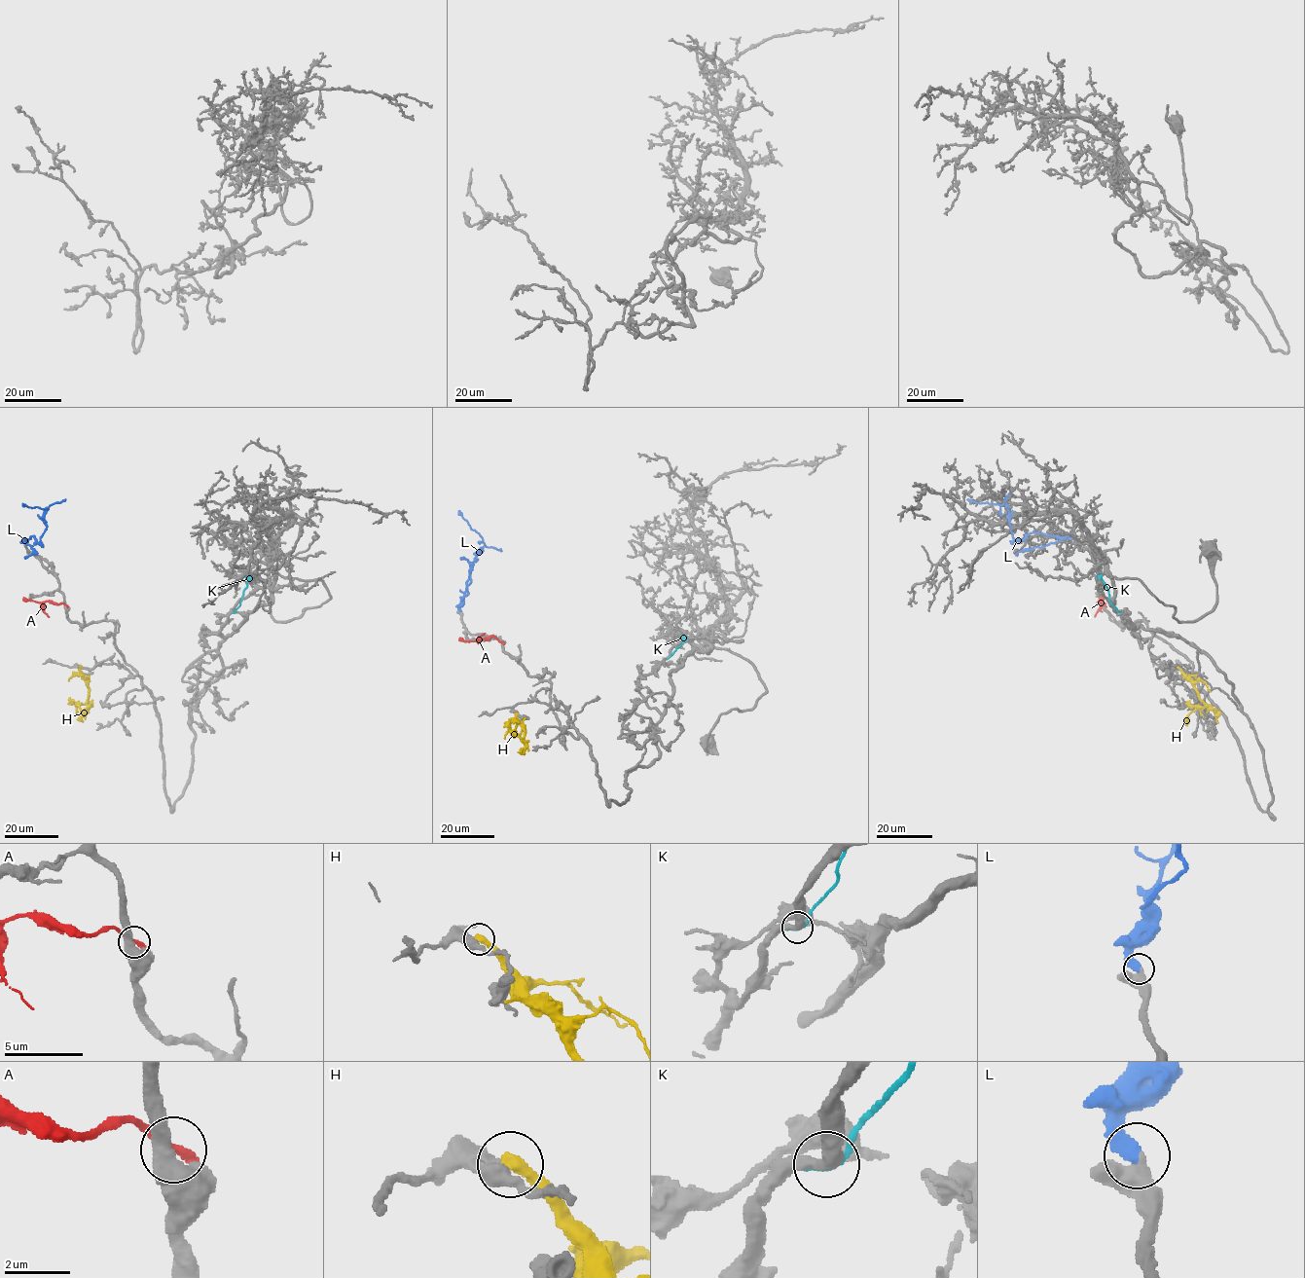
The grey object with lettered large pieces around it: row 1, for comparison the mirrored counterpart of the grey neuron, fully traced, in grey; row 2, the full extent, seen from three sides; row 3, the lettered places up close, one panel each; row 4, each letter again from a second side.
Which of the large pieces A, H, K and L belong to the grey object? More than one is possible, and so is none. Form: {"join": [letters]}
{"join": ["L"]}

